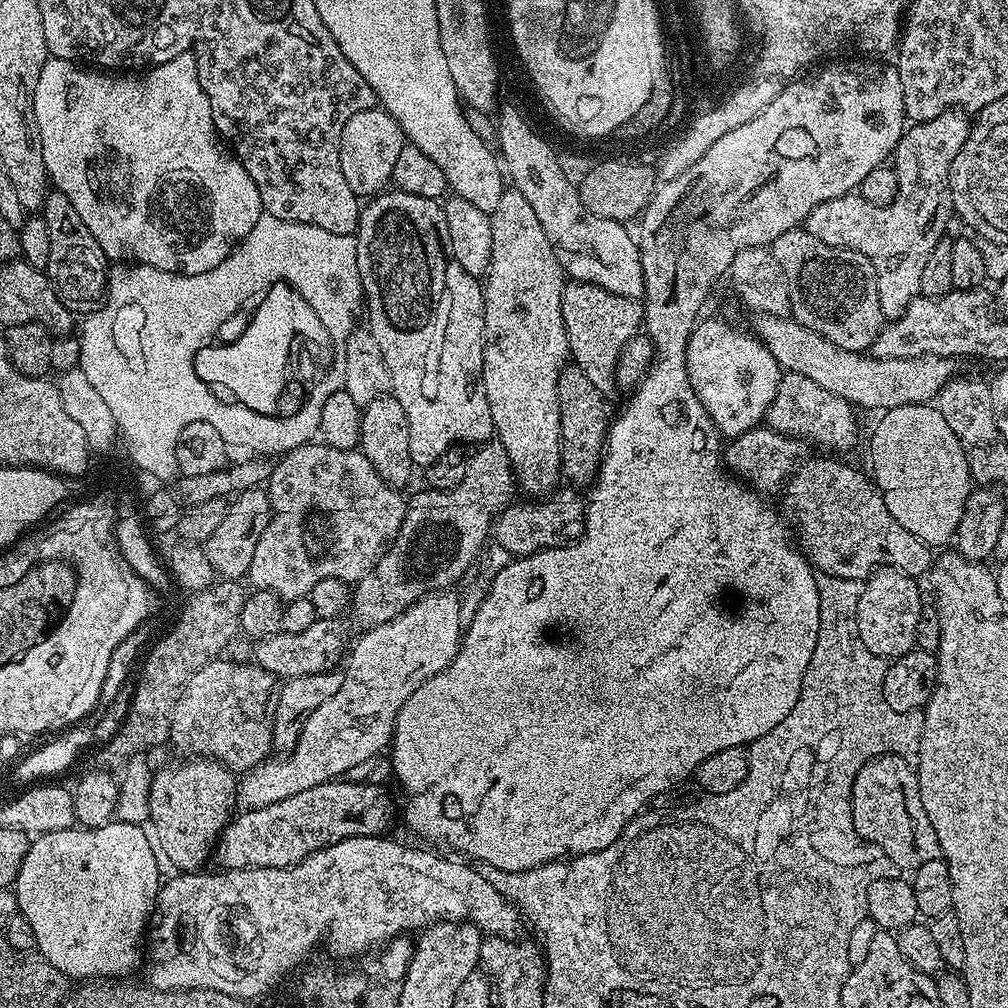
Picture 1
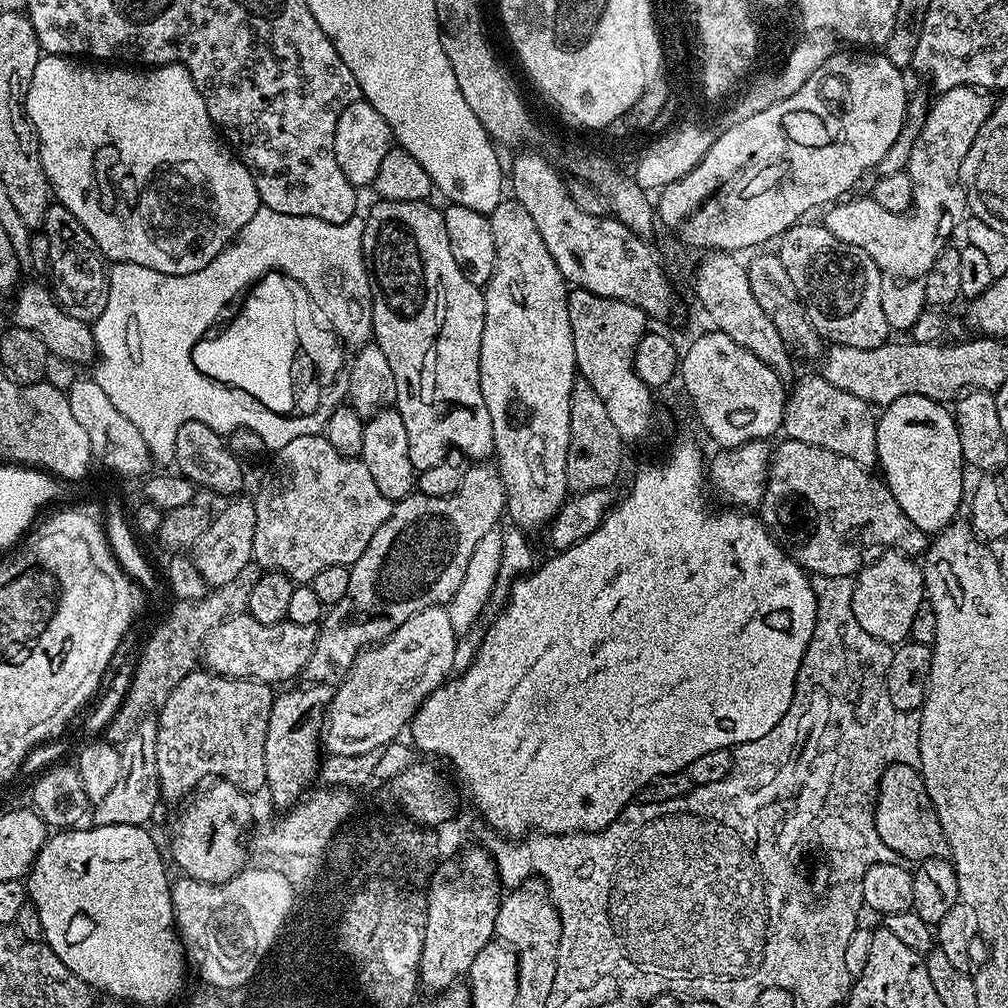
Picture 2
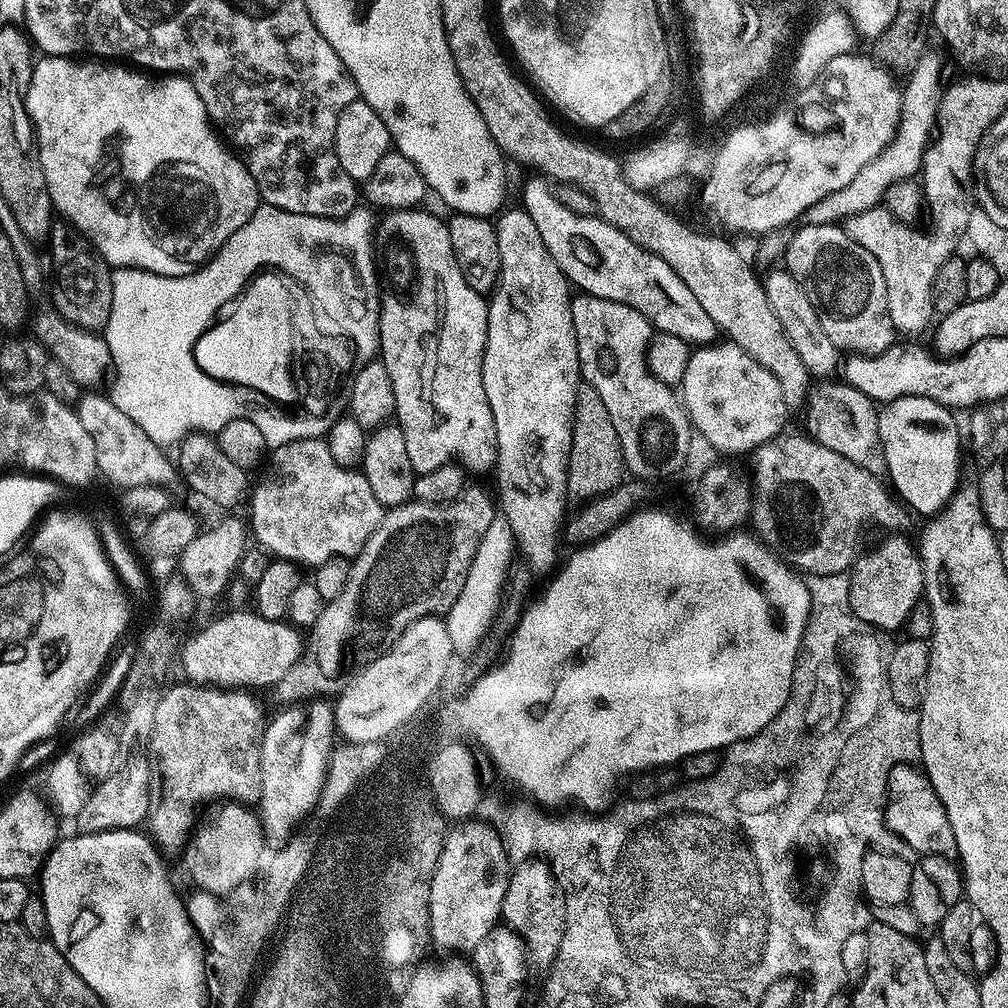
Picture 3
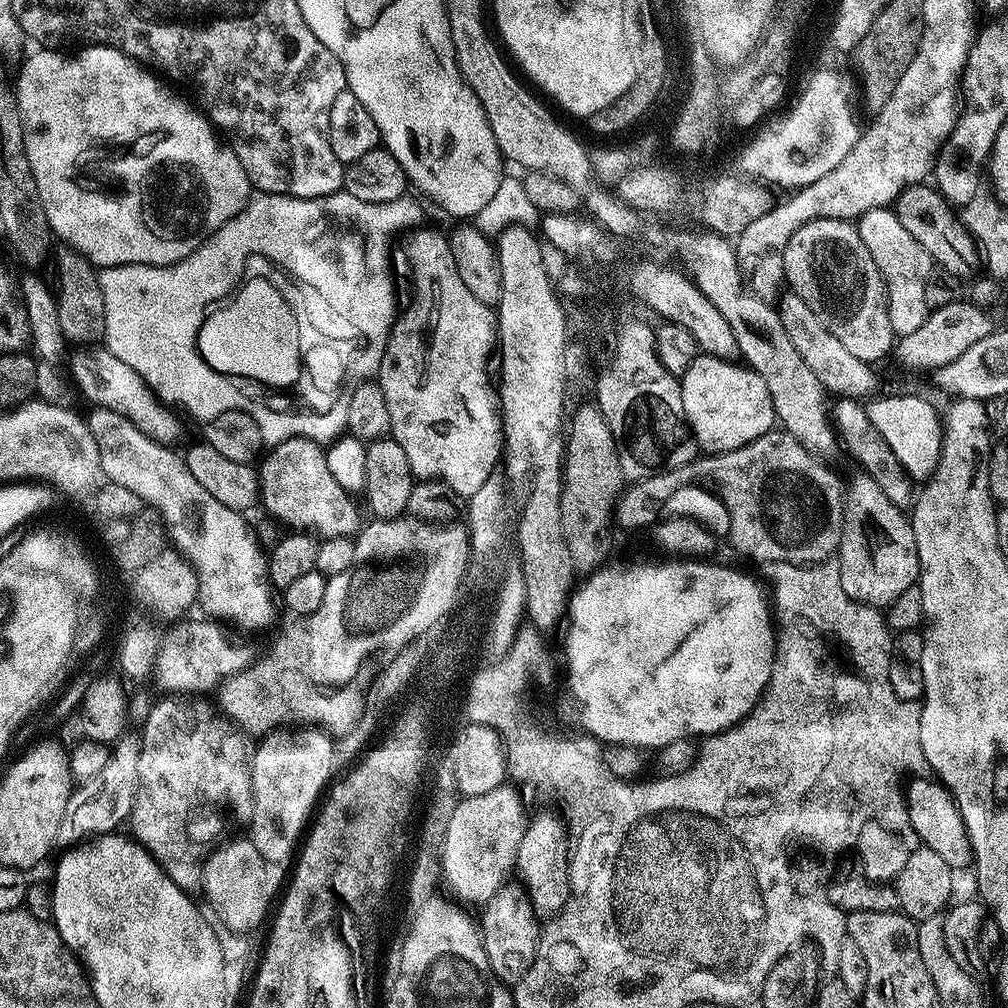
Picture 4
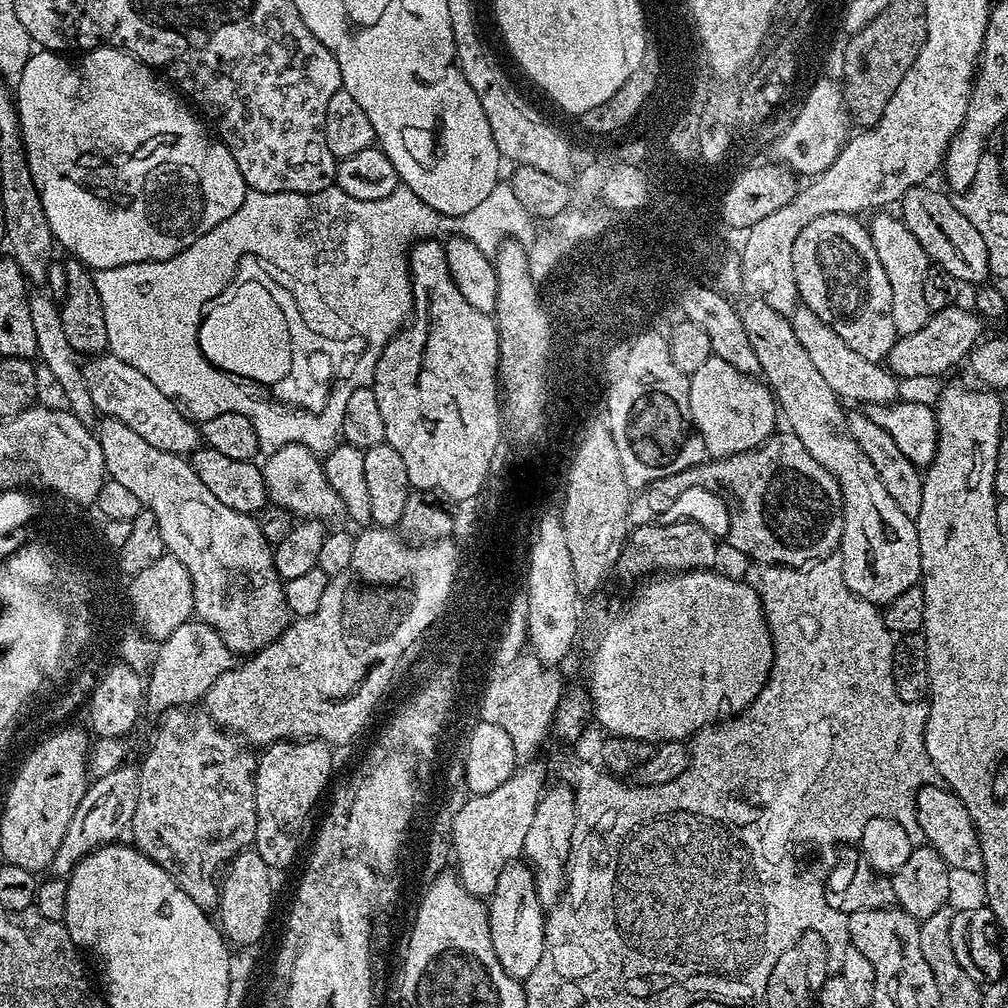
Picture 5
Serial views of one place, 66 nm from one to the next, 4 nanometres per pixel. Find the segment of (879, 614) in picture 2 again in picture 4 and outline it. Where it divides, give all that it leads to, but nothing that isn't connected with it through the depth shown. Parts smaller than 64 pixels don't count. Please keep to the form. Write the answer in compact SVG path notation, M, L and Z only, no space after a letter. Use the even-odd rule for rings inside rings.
M860 478L857 484L850 484L844 507L844 530L840 539L838 553L840 581L842 590L851 600L867 604L869 608L887 609L896 599L902 597L910 587L918 584L920 579L920 559L918 546L914 542L914 530L911 519L878 486L878 482Z

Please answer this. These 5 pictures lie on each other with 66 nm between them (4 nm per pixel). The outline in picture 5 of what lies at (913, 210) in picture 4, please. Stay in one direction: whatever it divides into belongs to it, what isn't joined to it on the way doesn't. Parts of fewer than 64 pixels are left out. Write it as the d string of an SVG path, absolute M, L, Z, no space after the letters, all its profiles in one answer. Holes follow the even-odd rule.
M917 186L904 193L898 201L899 215L904 224L918 238L922 250L933 265L946 269L965 285L980 286L989 279L987 244L973 222L963 212L951 195L943 196L929 186ZM988 277L988 278L987 278ZM968 283L968 284L967 284Z

